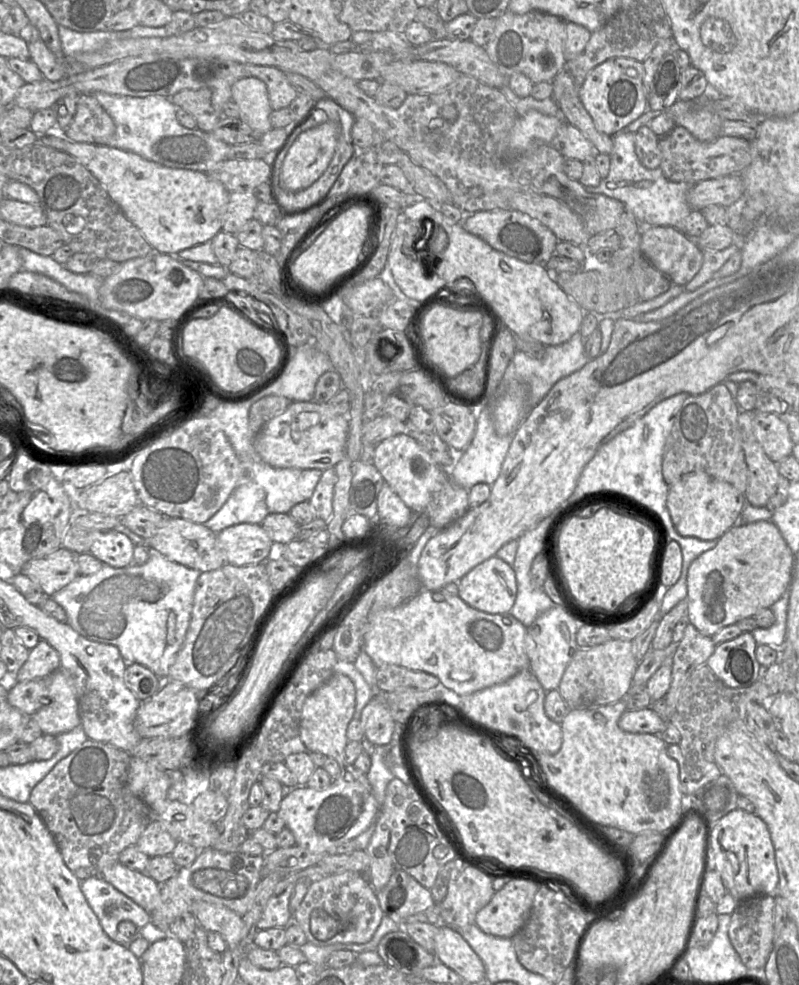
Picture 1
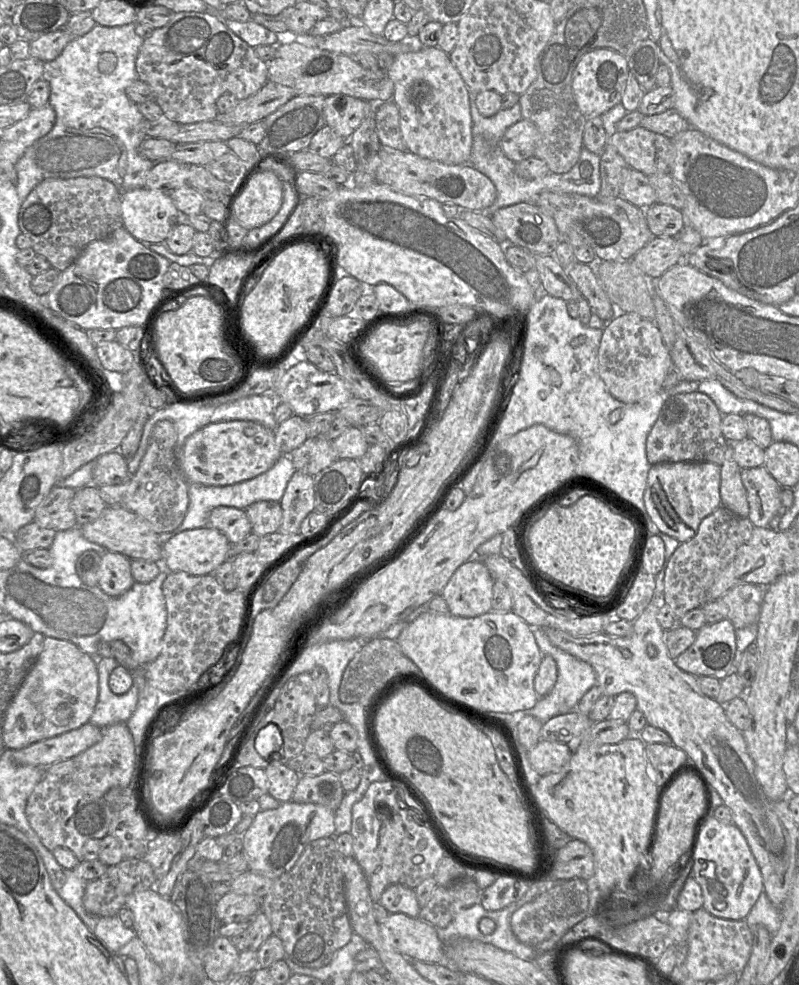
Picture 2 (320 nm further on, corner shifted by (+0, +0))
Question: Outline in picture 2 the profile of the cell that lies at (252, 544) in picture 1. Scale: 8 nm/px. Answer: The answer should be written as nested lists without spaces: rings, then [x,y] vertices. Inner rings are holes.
[[[205,526],[183,531],[162,545],[163,568],[208,575],[230,557],[231,543],[220,531]]]

